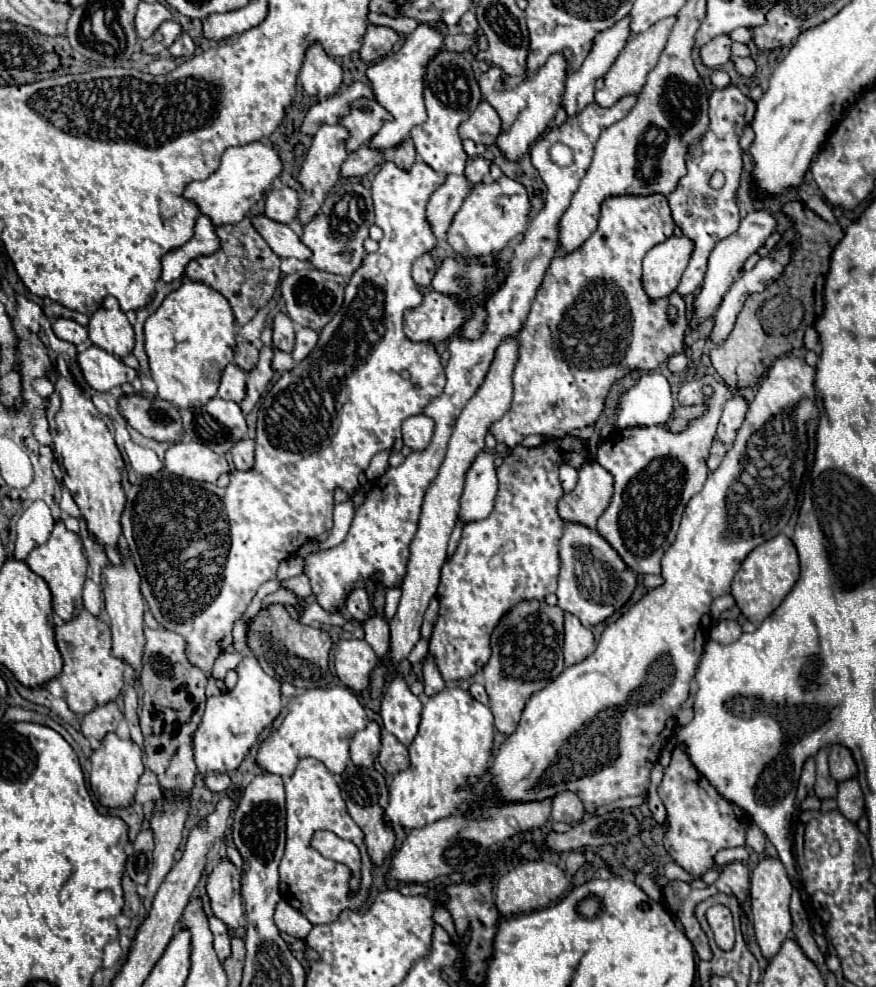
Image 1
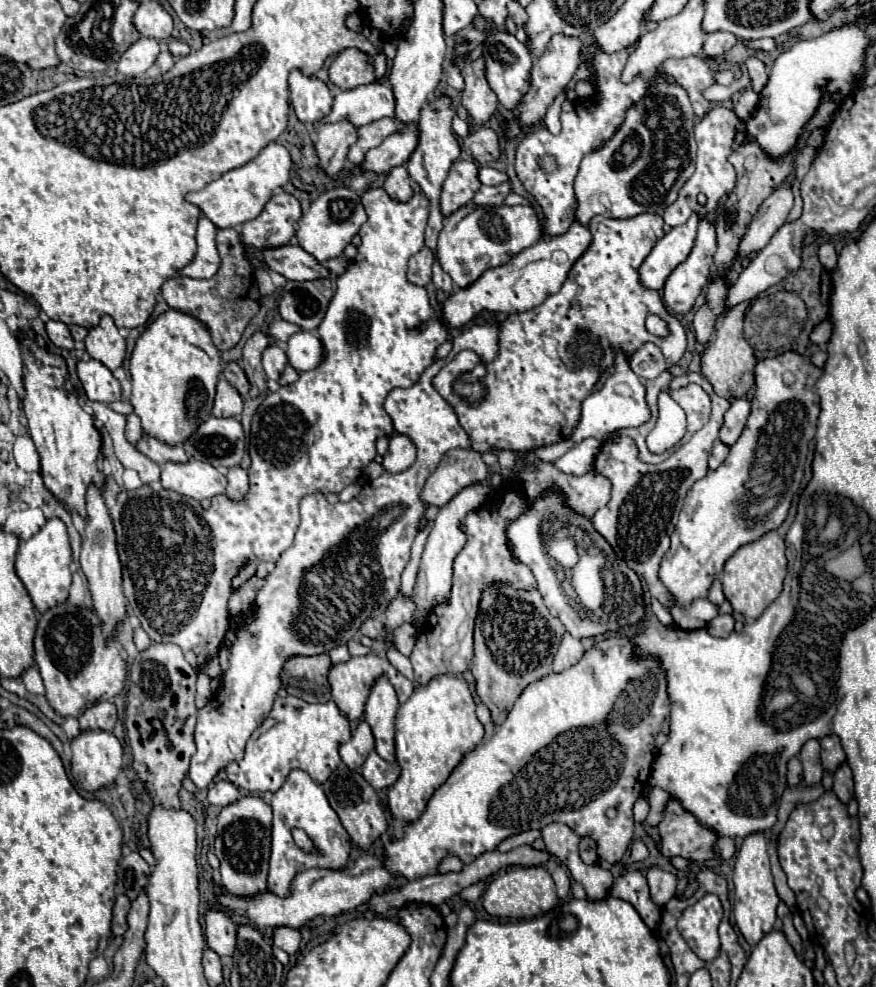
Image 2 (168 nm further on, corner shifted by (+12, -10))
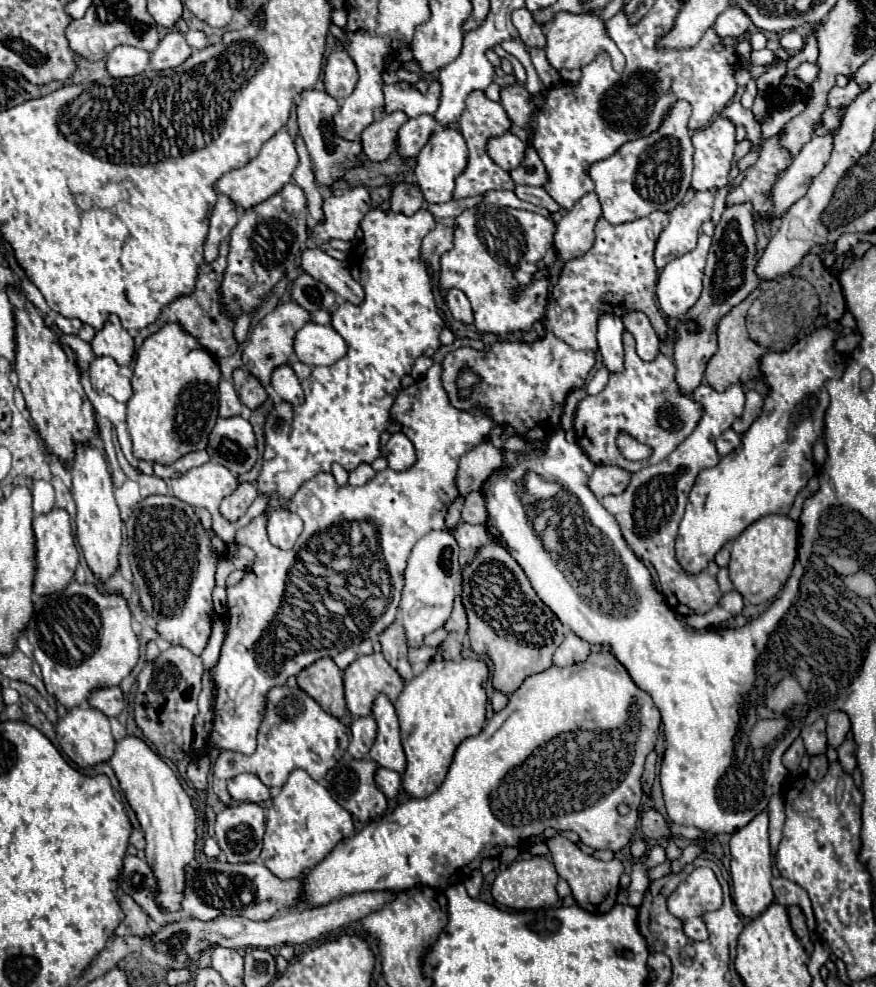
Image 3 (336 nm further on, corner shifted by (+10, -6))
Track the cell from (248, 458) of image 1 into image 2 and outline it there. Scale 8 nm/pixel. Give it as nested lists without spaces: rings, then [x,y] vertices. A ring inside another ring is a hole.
[[[240,467],[228,469],[228,487],[226,487],[226,497],[230,501],[242,501],[244,495],[248,493],[248,473]]]

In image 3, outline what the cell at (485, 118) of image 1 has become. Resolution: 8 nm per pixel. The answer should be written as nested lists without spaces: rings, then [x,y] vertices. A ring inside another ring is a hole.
[[[506,131],[504,135],[500,135],[500,139],[488,139],[488,155],[496,165],[512,169],[522,161],[524,143],[516,135]]]

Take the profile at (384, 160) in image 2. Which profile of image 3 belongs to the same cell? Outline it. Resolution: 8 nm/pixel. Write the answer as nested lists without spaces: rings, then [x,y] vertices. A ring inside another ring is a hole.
[[[420,115],[416,119],[408,119],[398,131],[396,153],[402,159],[414,159],[420,153],[420,149],[426,145],[428,137],[436,127],[438,125],[432,115]]]

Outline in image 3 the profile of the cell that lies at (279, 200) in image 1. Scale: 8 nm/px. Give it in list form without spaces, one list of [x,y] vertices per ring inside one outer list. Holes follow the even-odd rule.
[[[288,183],[276,195],[252,209],[246,209],[240,215],[240,221],[230,233],[228,267],[220,287],[222,301],[228,305],[228,311],[234,317],[254,311],[260,305],[264,293],[270,293],[280,281],[286,267],[298,263],[298,257],[306,249],[308,241],[306,215],[308,209],[304,191],[294,183]]]

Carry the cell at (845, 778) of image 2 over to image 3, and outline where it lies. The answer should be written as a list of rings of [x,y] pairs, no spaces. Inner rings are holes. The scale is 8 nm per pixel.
[[[852,735],[846,737],[846,741],[838,747],[838,763],[842,765],[844,773],[852,773],[856,769],[856,745],[854,745],[854,739]]]

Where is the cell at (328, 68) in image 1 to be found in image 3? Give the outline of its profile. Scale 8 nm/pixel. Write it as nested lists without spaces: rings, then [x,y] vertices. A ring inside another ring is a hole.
[[[308,89],[300,95],[300,103],[298,103],[298,125],[300,125],[300,135],[310,151],[312,163],[314,163],[314,175],[316,181],[322,185],[332,185],[336,179],[342,179],[344,171],[358,165],[358,157],[362,153],[360,149],[360,141],[344,141],[336,135],[334,131],[334,123],[332,117],[338,111],[338,101],[328,95],[326,91],[318,91],[318,89]]]

